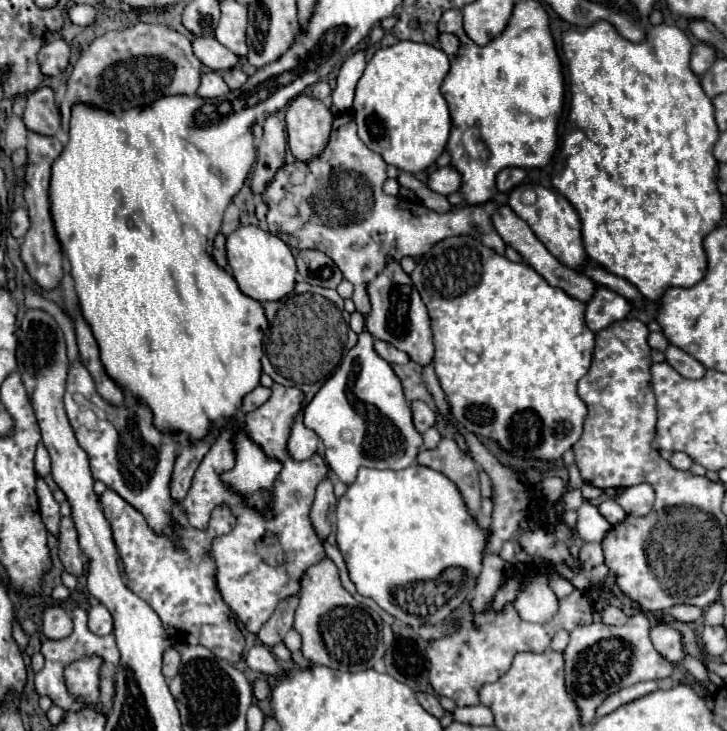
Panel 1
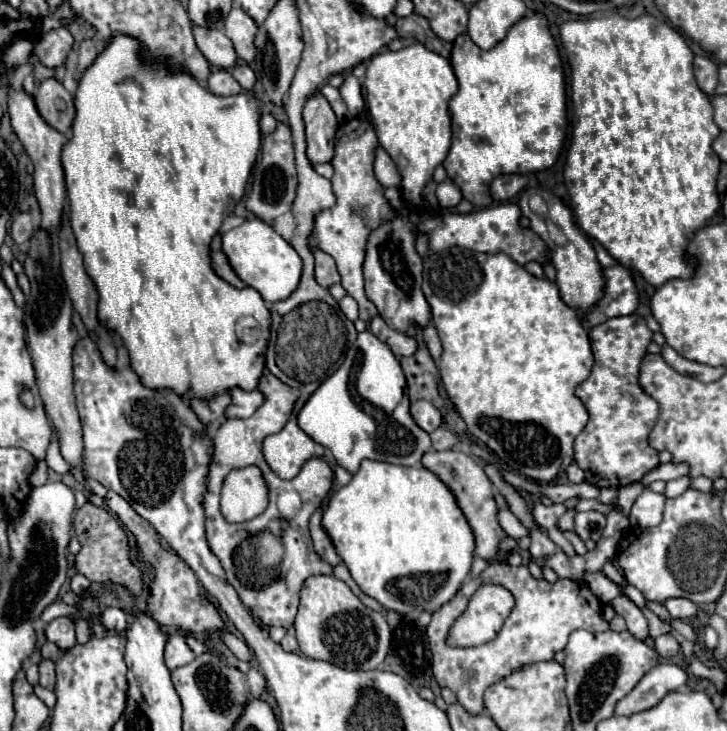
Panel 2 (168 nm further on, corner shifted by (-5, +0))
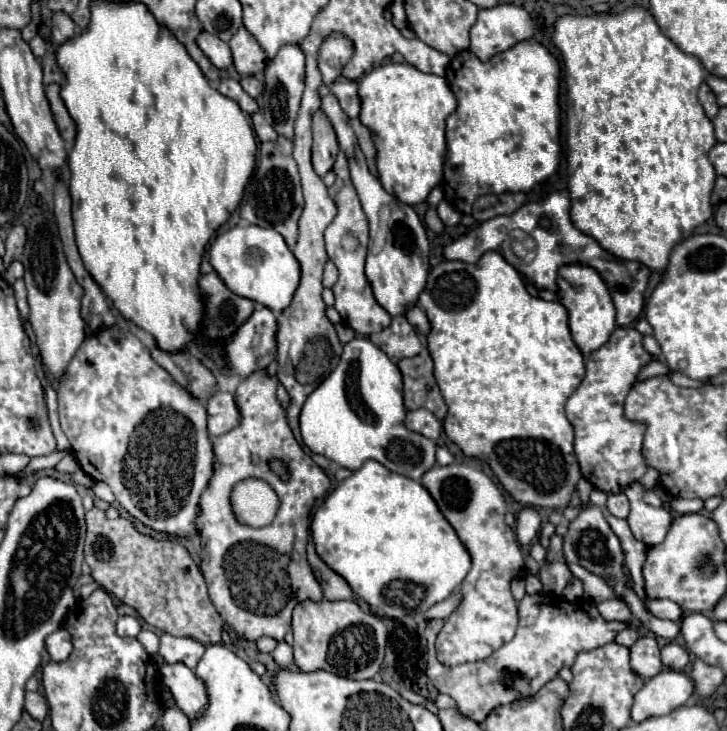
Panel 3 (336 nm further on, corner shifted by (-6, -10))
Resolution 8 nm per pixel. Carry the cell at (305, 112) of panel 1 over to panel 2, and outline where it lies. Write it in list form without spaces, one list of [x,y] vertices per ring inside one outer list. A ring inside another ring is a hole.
[[[315,94],[303,108],[307,132],[307,158],[313,164],[325,164],[333,158],[333,140],[337,132],[337,118],[323,94]]]

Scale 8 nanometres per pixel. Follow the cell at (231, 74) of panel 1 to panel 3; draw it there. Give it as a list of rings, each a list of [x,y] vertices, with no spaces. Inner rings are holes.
[[[242,76],[240,84],[242,84],[244,92],[252,98],[258,98],[262,94],[262,82],[258,82],[254,76]]]

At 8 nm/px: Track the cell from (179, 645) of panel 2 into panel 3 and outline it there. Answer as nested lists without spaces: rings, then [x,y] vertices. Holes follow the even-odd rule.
[[[172,634],[160,636],[160,652],[158,654],[164,658],[166,664],[182,662],[194,670],[198,660],[202,658],[204,650],[206,650],[206,646],[194,638],[178,638]]]

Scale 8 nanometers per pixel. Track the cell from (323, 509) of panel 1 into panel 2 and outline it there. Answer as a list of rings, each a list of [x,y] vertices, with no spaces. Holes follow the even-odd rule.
[[[319,508],[319,510],[311,516],[311,522],[309,522],[311,540],[313,540],[313,546],[315,546],[317,554],[319,554],[327,564],[337,566],[337,564],[341,562],[341,558],[337,556],[337,552],[335,552],[335,548],[333,548],[329,536],[325,534],[325,530],[323,530],[323,526],[321,526],[321,514],[323,514],[323,510]]]

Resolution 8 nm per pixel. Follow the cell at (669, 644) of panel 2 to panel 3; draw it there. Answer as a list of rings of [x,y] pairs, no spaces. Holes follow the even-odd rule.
[[[666,644],[662,648],[662,664],[670,670],[682,670],[688,664],[688,652],[680,644]]]

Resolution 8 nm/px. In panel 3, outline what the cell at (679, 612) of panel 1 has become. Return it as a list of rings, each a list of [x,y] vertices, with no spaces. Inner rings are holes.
[[[648,600],[648,610],[658,618],[674,620],[674,622],[680,622],[684,616],[684,610],[670,600]]]

